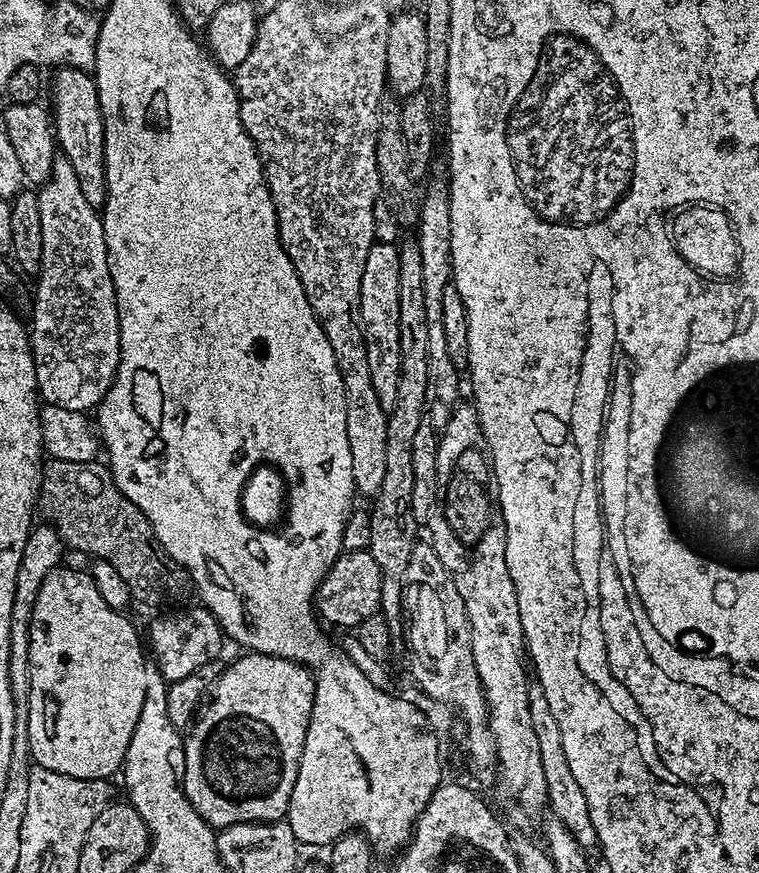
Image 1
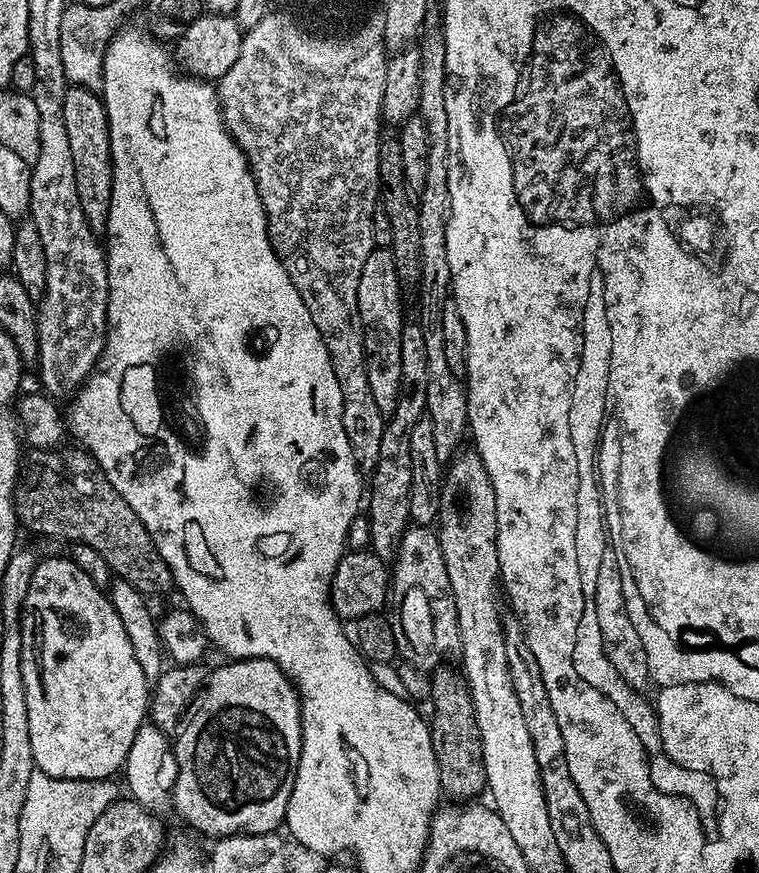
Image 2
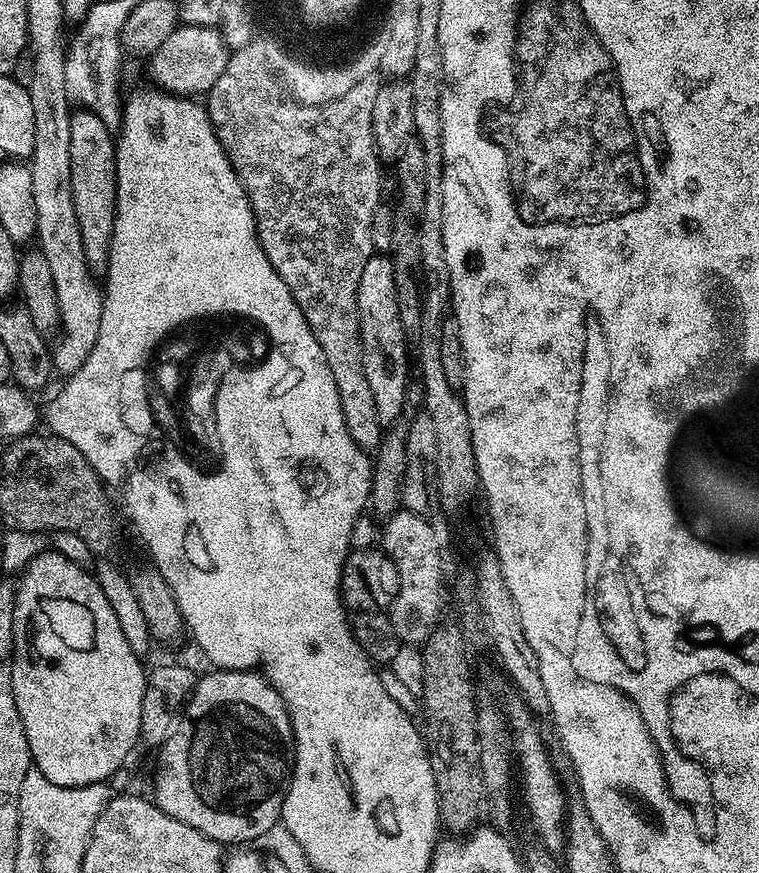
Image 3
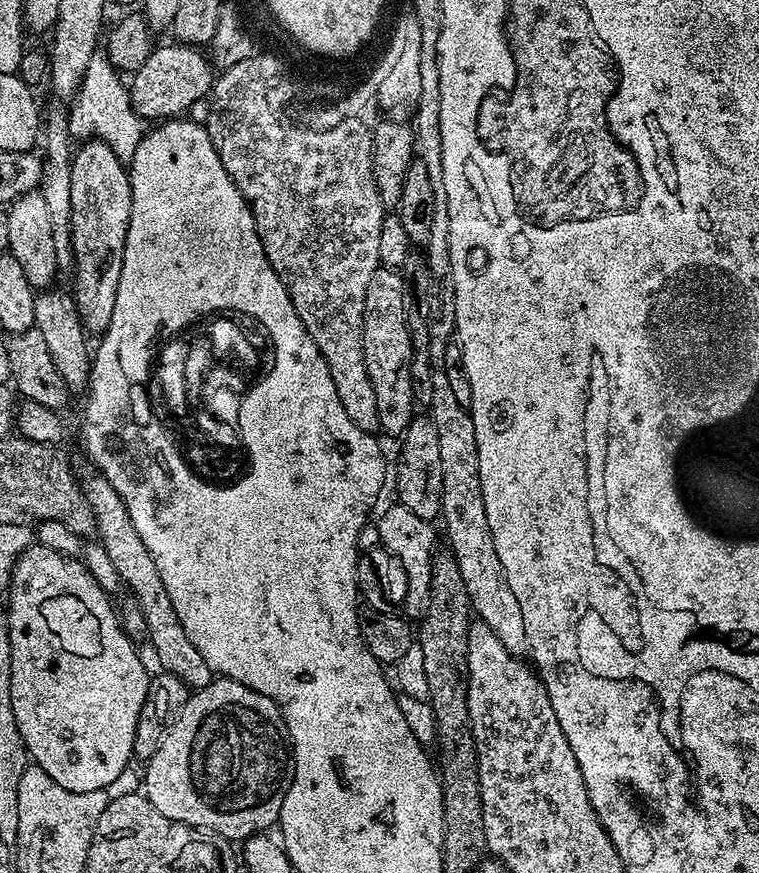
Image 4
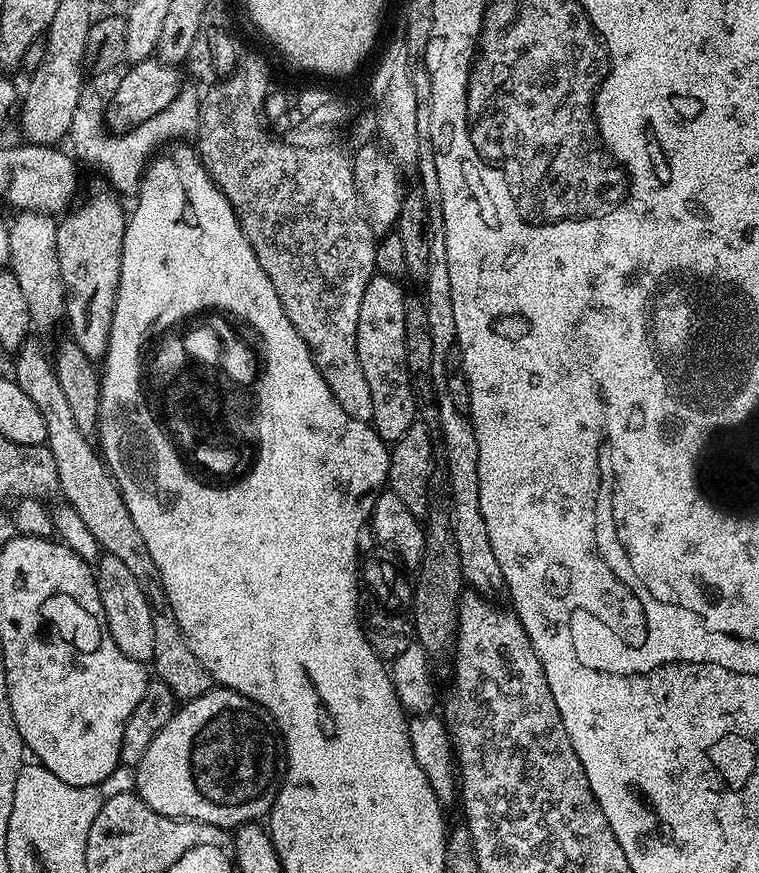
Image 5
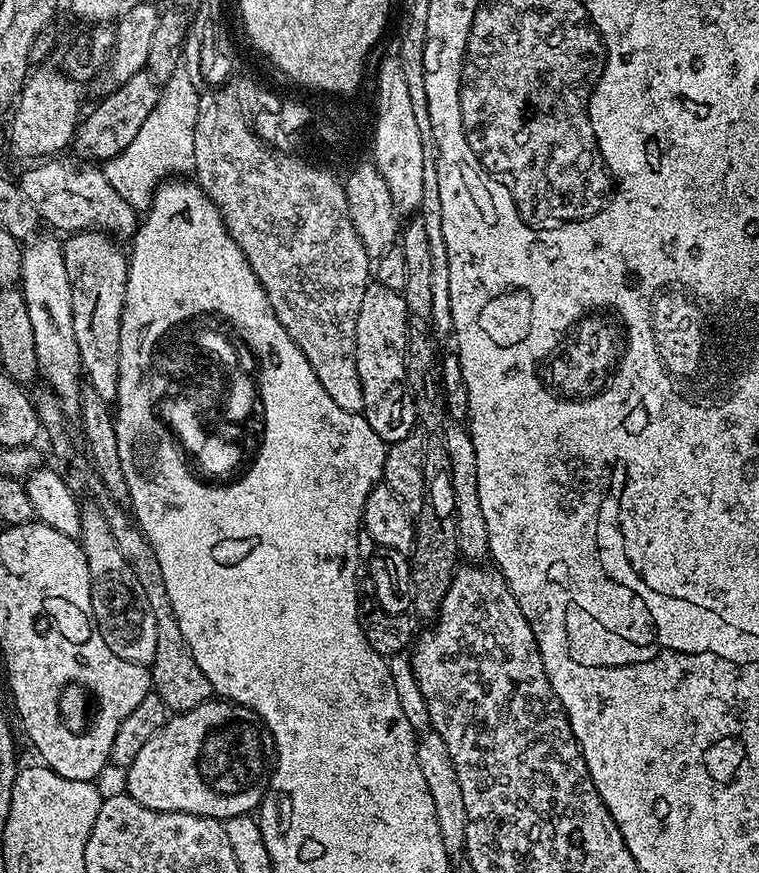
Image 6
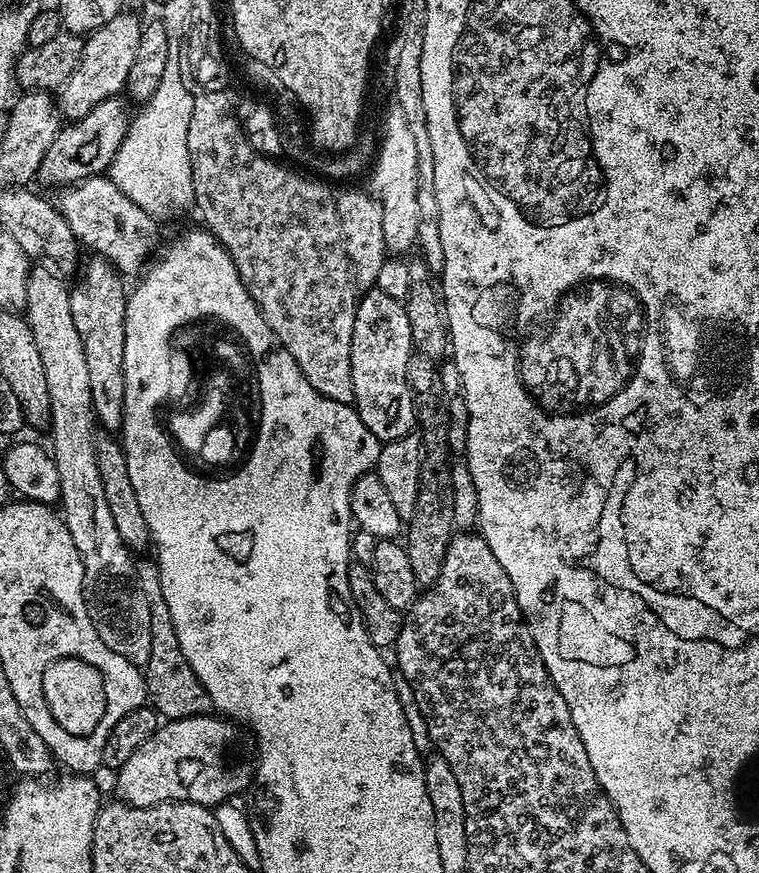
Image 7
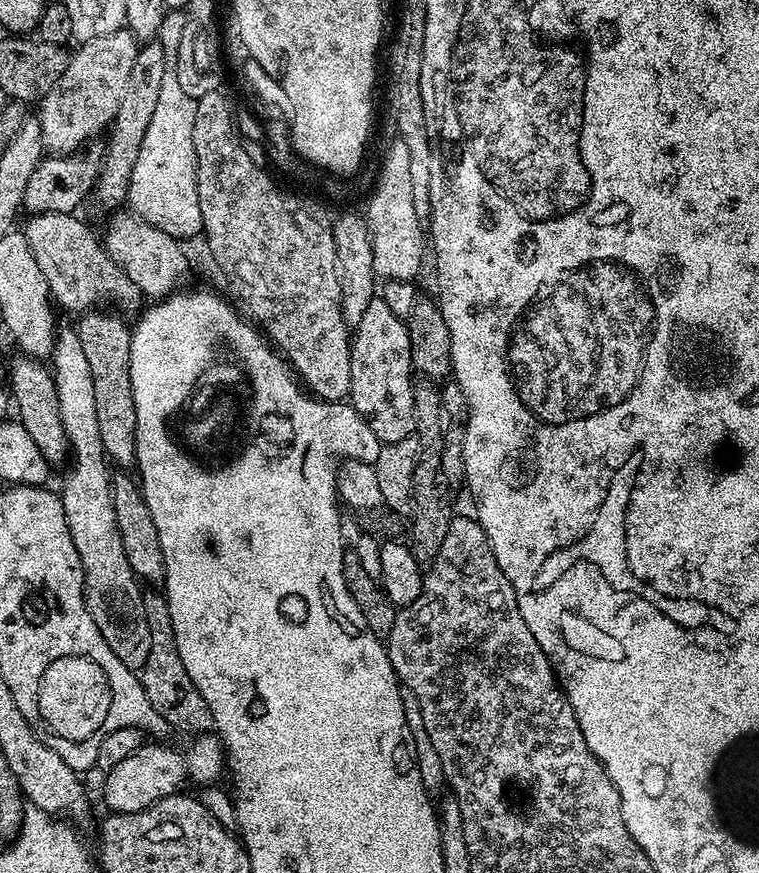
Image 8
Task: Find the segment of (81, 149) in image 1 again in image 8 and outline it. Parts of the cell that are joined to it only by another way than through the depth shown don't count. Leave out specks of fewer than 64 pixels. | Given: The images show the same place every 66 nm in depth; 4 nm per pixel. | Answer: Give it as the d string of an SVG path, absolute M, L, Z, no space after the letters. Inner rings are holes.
M89 310L79 317L80 324L75 325L78 338L82 342L82 351L86 353L86 362L90 362L90 378L94 378L94 410L98 414L98 431L102 433L102 446L108 453L111 463L117 469L128 470L136 463L136 427L138 414L134 410L134 390L130 386L130 342L132 328L120 316L104 310Z

